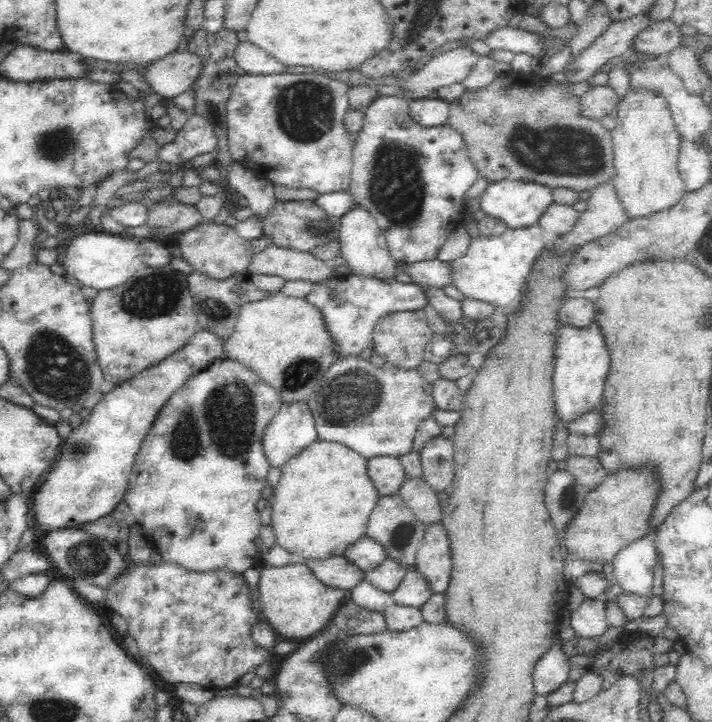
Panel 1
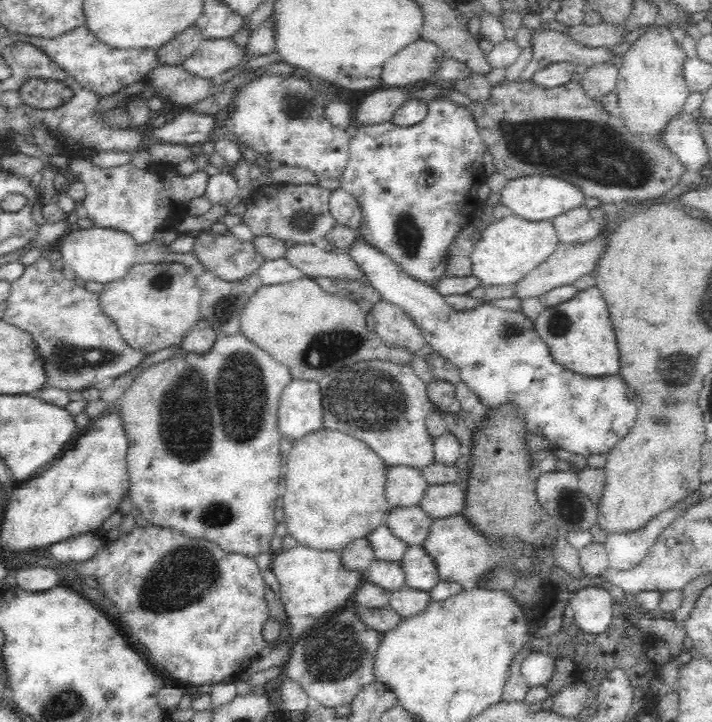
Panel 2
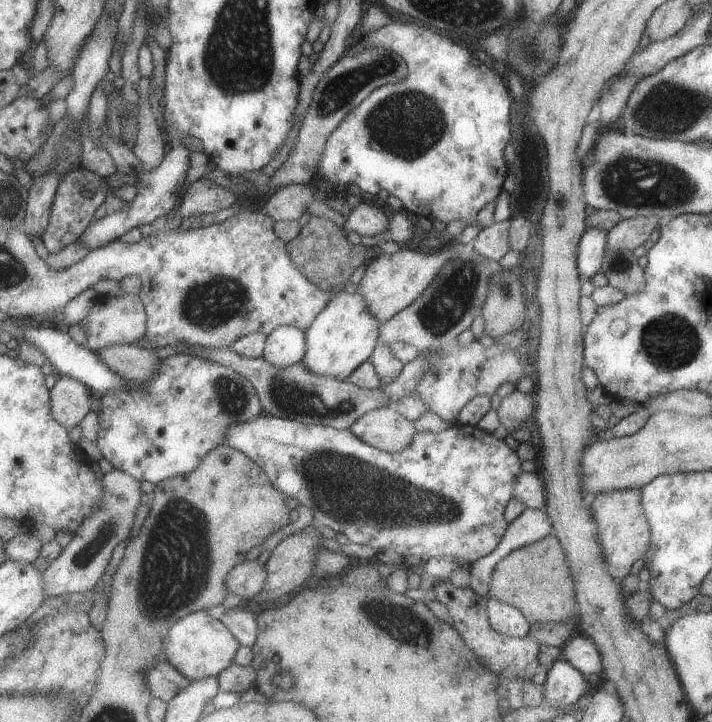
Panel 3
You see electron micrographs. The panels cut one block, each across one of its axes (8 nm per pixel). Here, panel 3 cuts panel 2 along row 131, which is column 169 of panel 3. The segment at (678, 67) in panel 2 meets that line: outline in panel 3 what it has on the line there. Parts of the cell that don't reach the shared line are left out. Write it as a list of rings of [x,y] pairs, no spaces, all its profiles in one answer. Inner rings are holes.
[[[199,611],[189,616],[184,616],[171,626],[169,638],[165,642],[165,652],[168,661],[192,681],[203,680],[203,678],[218,677],[225,669],[234,662],[237,650],[241,648],[241,642],[225,626],[220,619],[215,619],[206,611]]]

